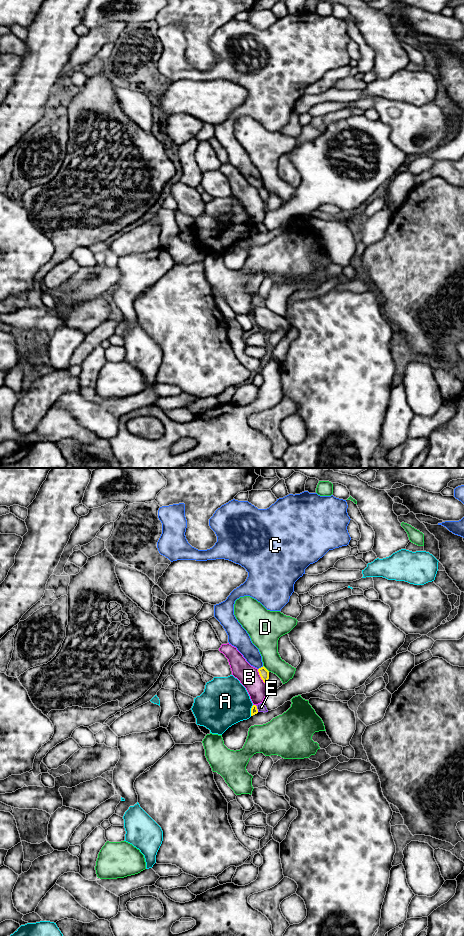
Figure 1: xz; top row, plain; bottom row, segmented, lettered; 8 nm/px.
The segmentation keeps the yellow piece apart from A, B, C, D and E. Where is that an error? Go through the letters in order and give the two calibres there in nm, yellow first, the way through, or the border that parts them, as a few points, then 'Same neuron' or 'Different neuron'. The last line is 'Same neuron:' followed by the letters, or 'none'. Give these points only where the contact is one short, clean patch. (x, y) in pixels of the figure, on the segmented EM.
A: Thickness 60 nm (yellow) against 380 nm. Different neuron
B: Thickness 80 nm (yellow) against 170 nm. Different neuron
C: Thickness 80 nm (yellow) against 140 nm. Different neuron
D: Thickness 80 nm (yellow) against 220 nm. Different neuron
E: Thickness 60 nm (yellow) against 70 nm. Boundary: xz (255, 705), (258, 711). Different neuron
Same neuron: none

